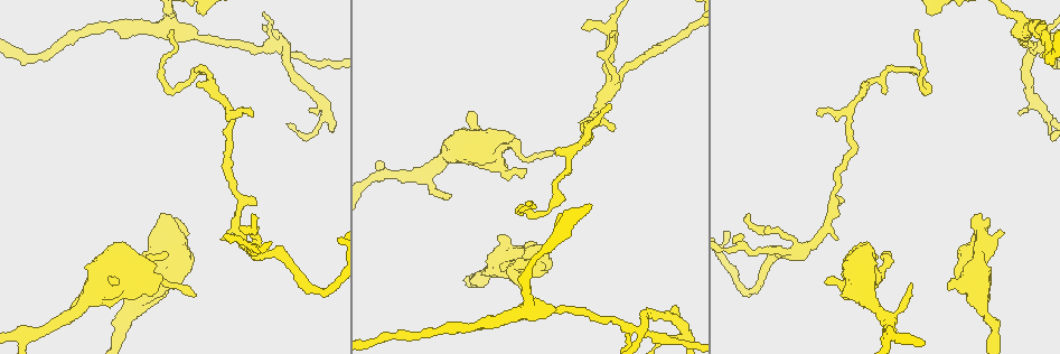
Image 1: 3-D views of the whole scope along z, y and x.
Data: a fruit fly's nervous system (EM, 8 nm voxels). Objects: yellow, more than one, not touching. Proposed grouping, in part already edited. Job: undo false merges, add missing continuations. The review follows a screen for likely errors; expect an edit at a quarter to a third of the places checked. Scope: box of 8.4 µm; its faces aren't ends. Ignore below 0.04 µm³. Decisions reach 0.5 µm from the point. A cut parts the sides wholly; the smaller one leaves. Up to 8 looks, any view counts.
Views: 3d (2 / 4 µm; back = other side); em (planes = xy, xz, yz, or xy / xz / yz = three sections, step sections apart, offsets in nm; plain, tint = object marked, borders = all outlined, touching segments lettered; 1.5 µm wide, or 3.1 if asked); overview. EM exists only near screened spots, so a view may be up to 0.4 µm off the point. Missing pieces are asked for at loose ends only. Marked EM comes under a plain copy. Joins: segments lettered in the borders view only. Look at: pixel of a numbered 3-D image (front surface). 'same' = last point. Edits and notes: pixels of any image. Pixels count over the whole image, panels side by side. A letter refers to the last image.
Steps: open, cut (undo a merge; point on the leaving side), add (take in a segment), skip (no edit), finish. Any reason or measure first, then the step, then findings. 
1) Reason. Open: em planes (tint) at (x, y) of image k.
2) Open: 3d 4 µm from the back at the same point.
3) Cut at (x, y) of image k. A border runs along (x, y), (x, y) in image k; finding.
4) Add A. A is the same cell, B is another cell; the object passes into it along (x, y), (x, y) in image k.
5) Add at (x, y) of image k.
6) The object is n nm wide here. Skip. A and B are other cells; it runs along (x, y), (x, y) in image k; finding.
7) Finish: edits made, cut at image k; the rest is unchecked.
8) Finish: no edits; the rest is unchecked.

Arms part here. Open: em planes (borders) at (627, 326) of image 1.

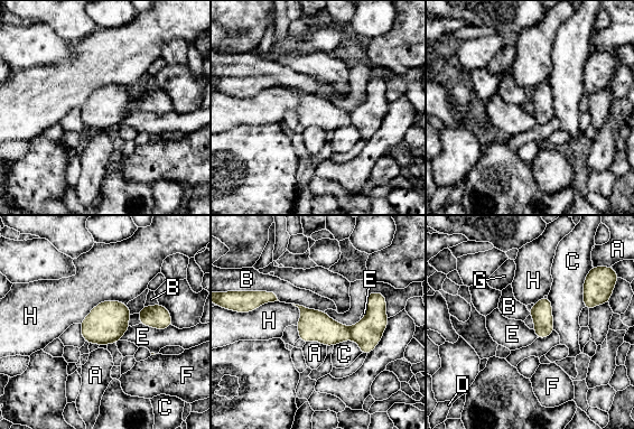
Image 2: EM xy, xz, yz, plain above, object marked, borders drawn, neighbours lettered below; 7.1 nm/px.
The object is 50 nm wide here. Cut at (367, 333) of image 2. A, B, C, D, E, F, G and H are other cells; a second neuron is stuck on.

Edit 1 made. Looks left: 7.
Tapers out. Open: em planes (borders) at (251, 214) of image 1.

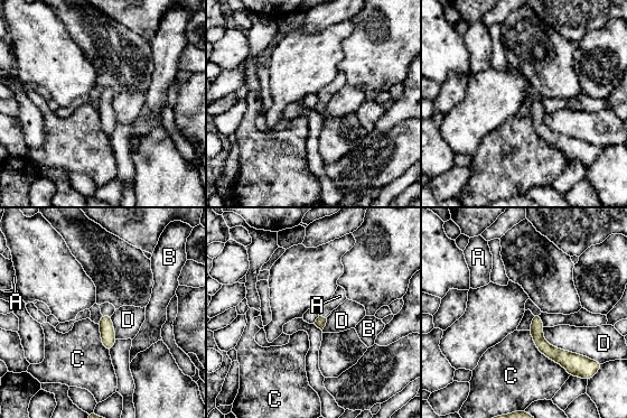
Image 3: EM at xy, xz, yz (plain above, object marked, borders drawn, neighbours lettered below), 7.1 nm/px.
Skip. A, B, C and D are other cells; a border runs along (527, 331), (533, 344), (569, 375) in image 3; no lettered segment goes on from it.

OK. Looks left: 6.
Finish: edits made, cut at image 2; the rest is unchecked.

